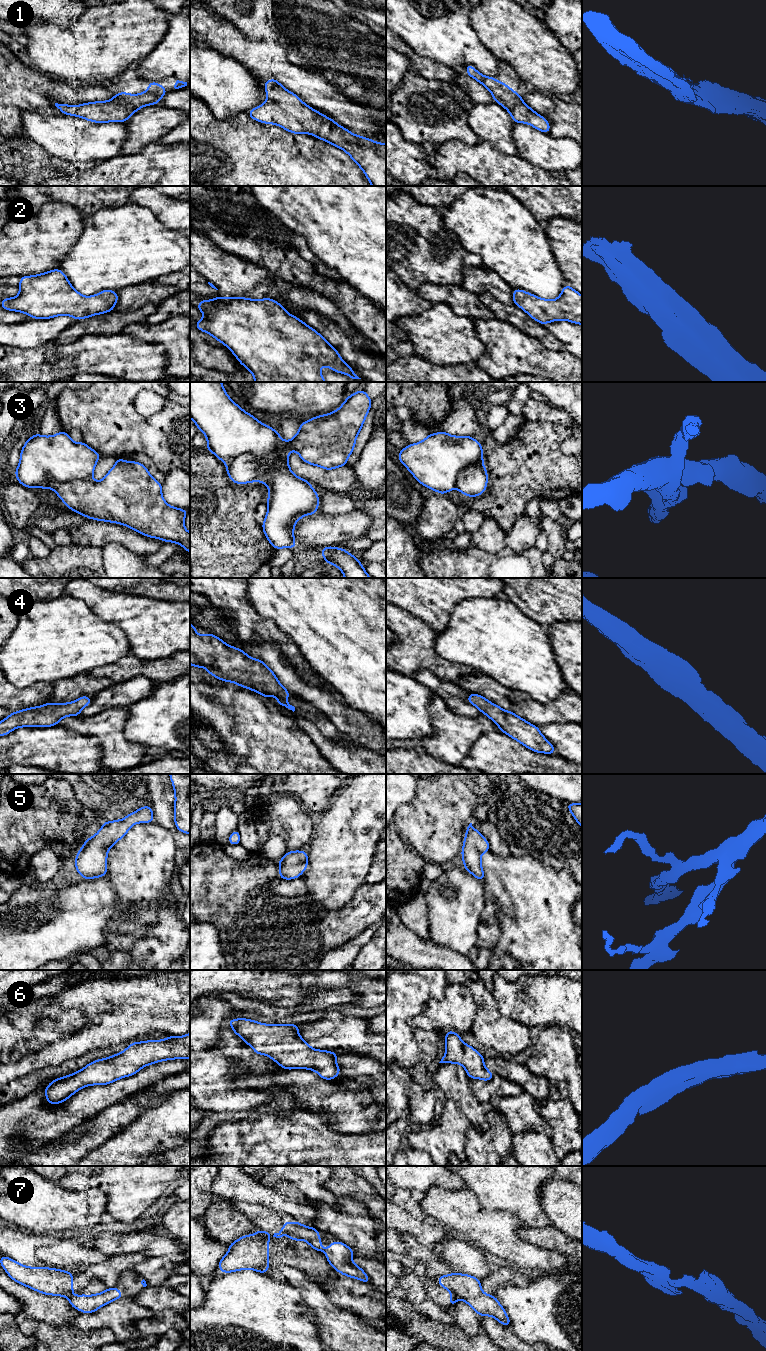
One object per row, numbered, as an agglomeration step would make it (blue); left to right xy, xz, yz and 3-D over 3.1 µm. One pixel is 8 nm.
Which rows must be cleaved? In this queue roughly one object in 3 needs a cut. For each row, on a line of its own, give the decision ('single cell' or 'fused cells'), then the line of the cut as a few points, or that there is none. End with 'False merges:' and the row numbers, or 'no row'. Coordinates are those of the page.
1: single cell; cut none
2: single cell; cut none
3: fused cells; cut xz (287, 457), (271, 453), (257, 459), (241, 453), (226, 463)
4: single cell; cut none
5: single cell; cut none
6: single cell; cut none
7: fused cells; cut yz (452, 1293), (459, 1298)
False merges: 3, 7

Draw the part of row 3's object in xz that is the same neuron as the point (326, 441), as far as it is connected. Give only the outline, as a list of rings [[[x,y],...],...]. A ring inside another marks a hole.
[[[364,389],[347,396],[339,409],[329,414],[315,416],[309,421],[302,422],[297,434],[289,441],[281,440],[277,451],[270,456],[257,460],[255,456],[245,453],[226,463],[226,471],[233,483],[247,484],[256,482],[258,475],[263,472],[269,461],[275,455],[288,458],[294,449],[300,458],[307,464],[332,470],[347,465],[347,459],[352,454],[356,438],[365,422],[371,408],[372,400]]]

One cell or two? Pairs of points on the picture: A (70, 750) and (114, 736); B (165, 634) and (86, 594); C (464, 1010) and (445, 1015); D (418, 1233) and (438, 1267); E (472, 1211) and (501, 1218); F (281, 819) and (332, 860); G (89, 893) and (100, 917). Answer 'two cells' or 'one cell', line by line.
A: two cells
B: one cell
C: one cell
D: two cells
E: one cell
F: two cells
G: one cell

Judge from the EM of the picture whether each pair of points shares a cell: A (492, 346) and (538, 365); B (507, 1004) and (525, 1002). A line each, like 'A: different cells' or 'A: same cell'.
A: same cell
B: same cell

